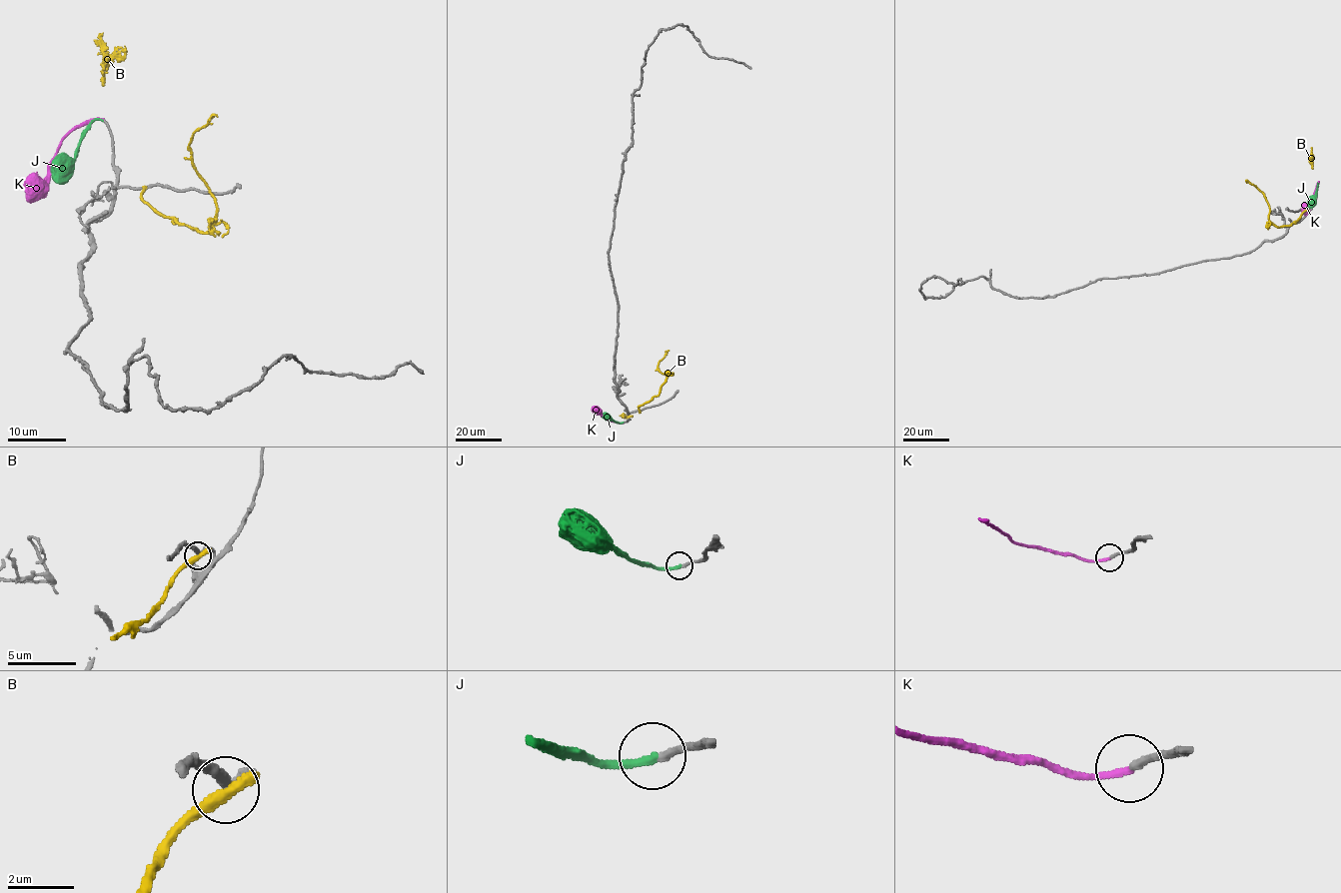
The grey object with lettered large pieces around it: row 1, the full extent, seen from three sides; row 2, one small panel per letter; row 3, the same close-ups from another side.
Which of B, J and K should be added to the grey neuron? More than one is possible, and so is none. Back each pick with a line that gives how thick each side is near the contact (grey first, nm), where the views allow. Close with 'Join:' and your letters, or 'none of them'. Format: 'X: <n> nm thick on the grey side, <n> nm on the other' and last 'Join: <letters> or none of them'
K: 220 nm thick on the grey side, 200 nm on the other
Join: K

